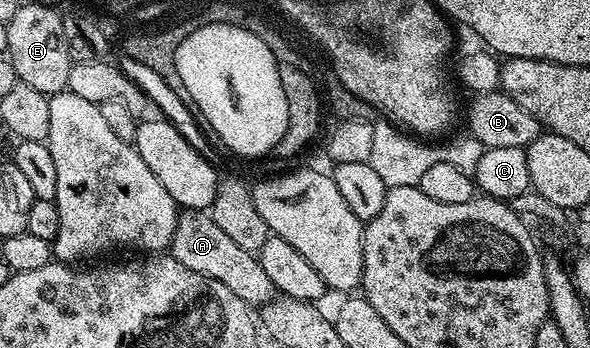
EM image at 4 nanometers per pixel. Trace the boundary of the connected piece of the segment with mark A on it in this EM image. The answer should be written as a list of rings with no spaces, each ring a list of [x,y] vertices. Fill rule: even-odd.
[[[182,210],[177,217],[171,254],[179,265],[187,265],[187,269],[195,269],[195,273],[203,273],[212,279],[223,281],[235,297],[248,303],[250,308],[257,309],[274,298],[275,292],[271,285],[271,277],[263,273],[260,258],[247,249],[239,249],[219,225],[215,225],[212,214],[205,211]]]

